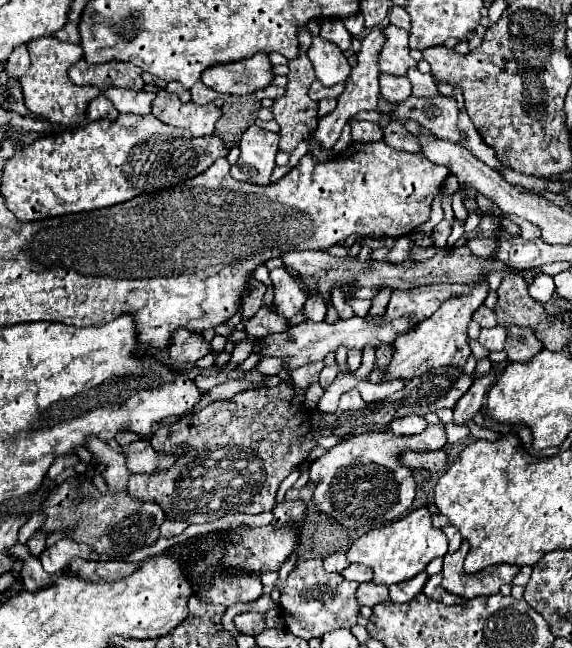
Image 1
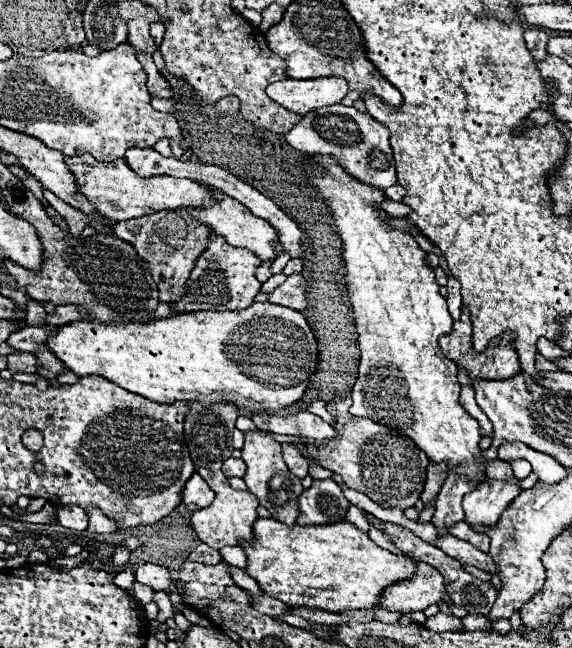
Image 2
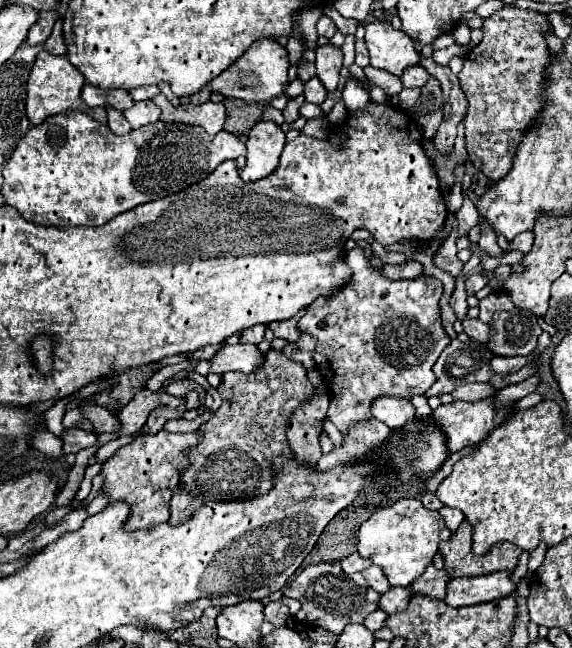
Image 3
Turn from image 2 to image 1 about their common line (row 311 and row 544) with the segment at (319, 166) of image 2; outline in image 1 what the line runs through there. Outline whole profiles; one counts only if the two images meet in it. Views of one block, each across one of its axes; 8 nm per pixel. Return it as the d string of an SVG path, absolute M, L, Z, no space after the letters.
M418 508L410 512L408 516L396 520L390 526L370 530L364 536L360 536L350 550L346 552L350 562L370 566L374 570L374 584L396 584L414 578L418 572L424 570L424 566L438 556L444 556L448 552L448 538L442 530L432 526L430 516L426 516L426 508Z

